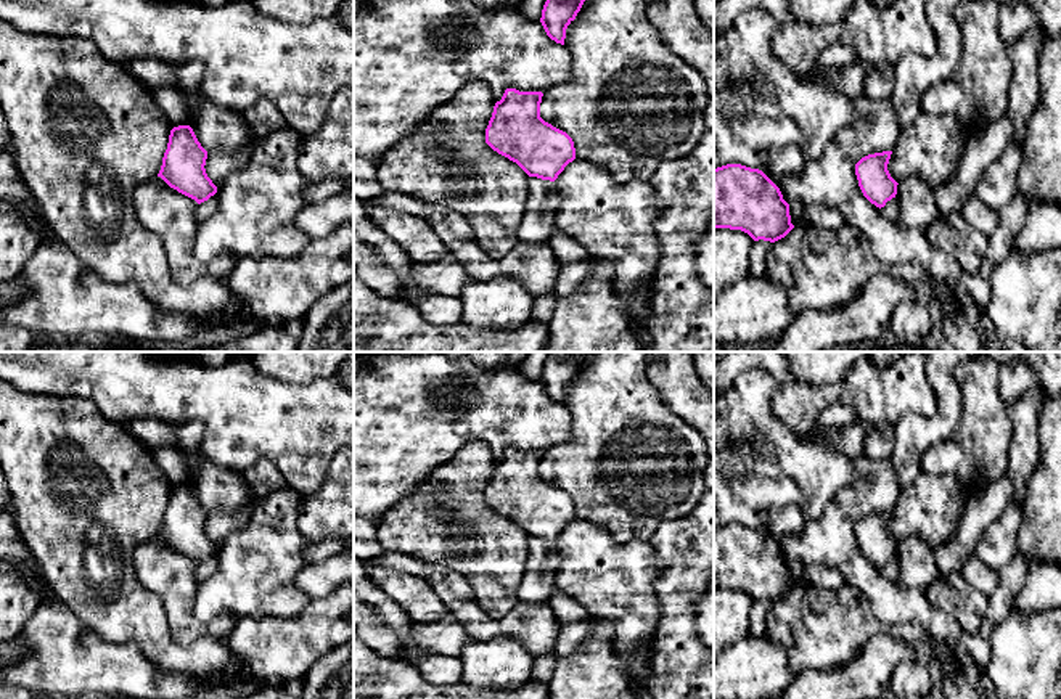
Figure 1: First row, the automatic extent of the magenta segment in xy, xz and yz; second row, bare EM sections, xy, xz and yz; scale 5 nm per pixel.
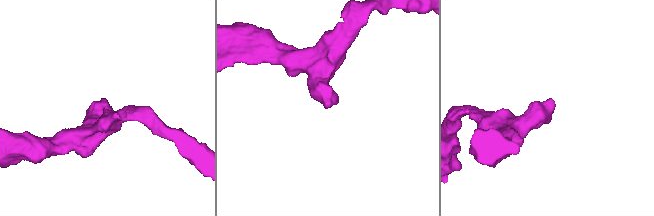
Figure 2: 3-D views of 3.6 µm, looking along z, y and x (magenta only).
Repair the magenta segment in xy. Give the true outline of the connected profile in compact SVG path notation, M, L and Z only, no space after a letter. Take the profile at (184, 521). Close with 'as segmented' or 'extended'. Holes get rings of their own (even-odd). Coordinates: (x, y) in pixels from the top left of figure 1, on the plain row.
M190 485L174 487L158 537L201 564L217 553L217 546L206 533L206 519L207 511L198 501L193 488Z; as segmented

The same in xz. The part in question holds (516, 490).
M506 448L495 463L485 503L529 537L555 542L576 519L572 498L540 477L542 452Z; as segmented

